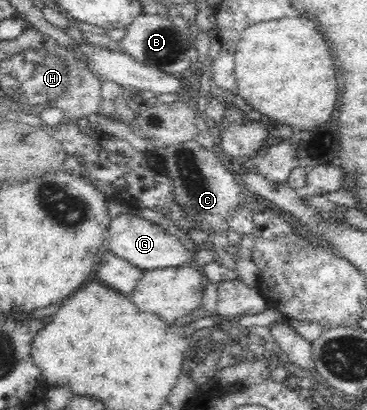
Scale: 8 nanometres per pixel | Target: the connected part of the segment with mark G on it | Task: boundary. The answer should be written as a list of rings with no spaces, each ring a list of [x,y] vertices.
[[[130,210],[111,218],[105,248],[142,271],[180,267],[191,259],[191,253],[178,237]]]

